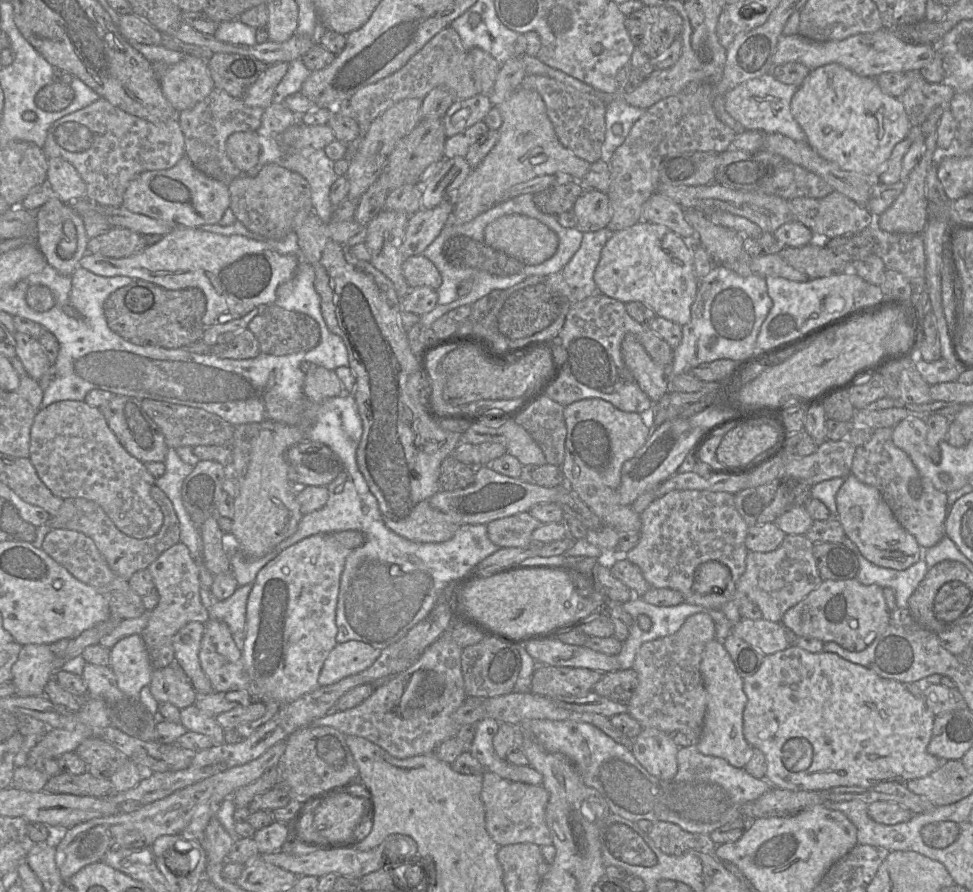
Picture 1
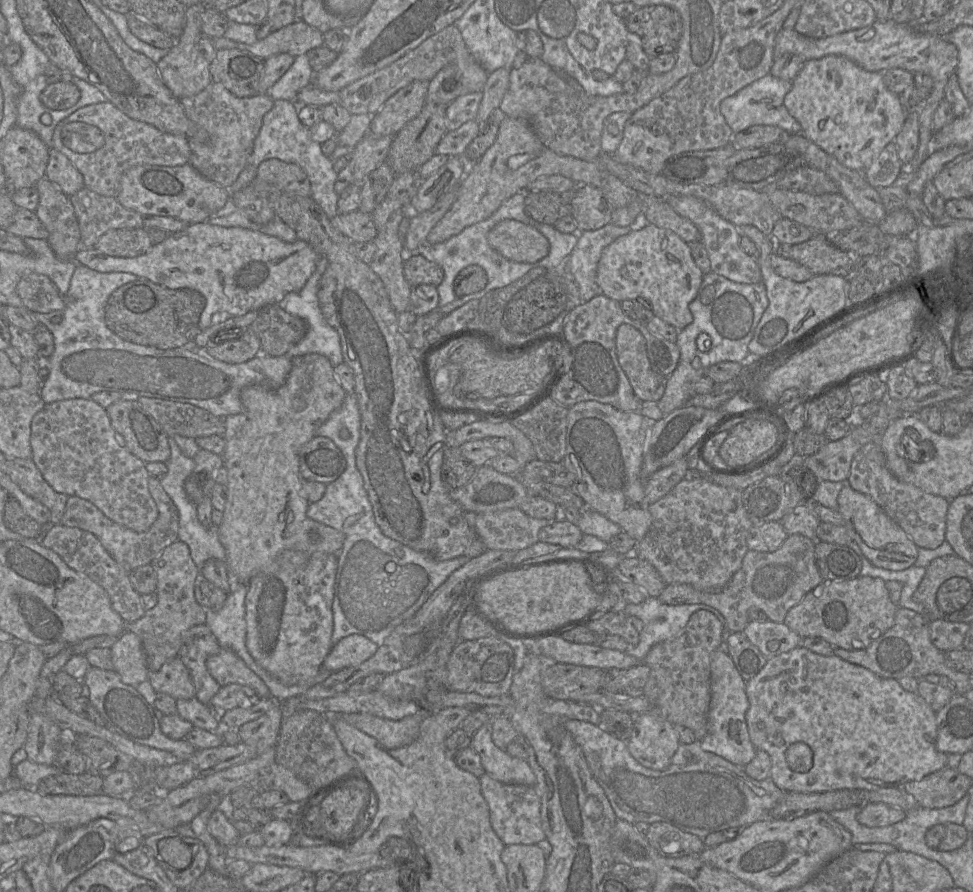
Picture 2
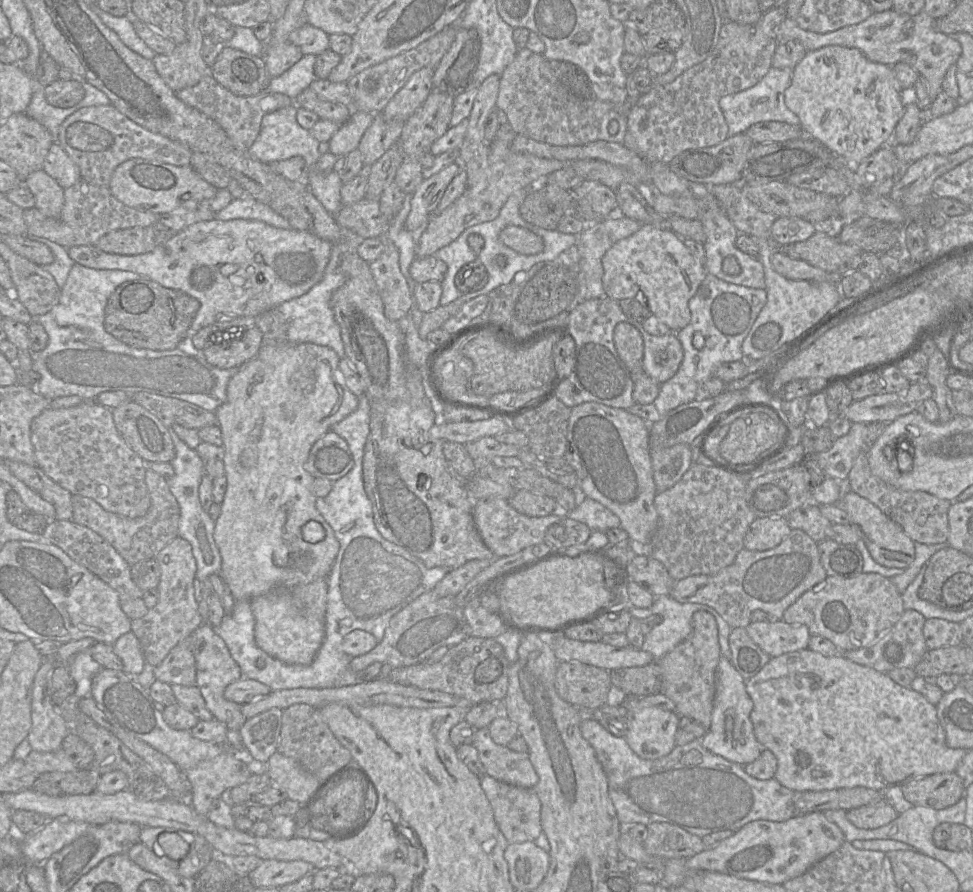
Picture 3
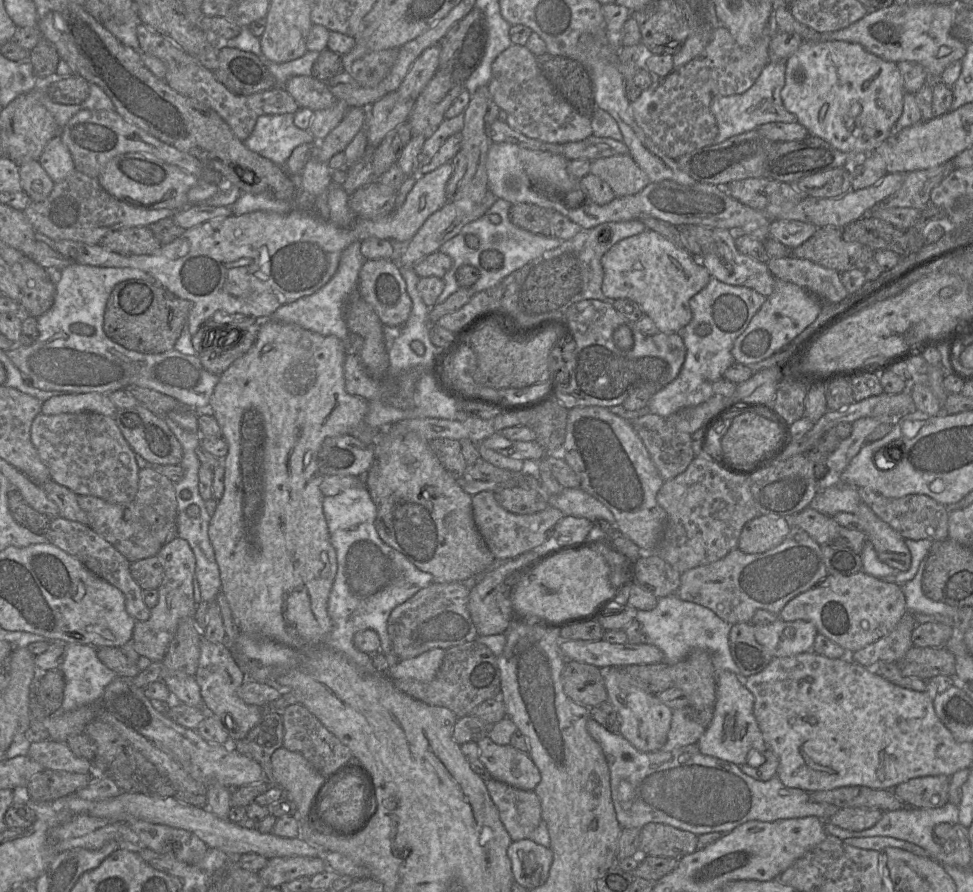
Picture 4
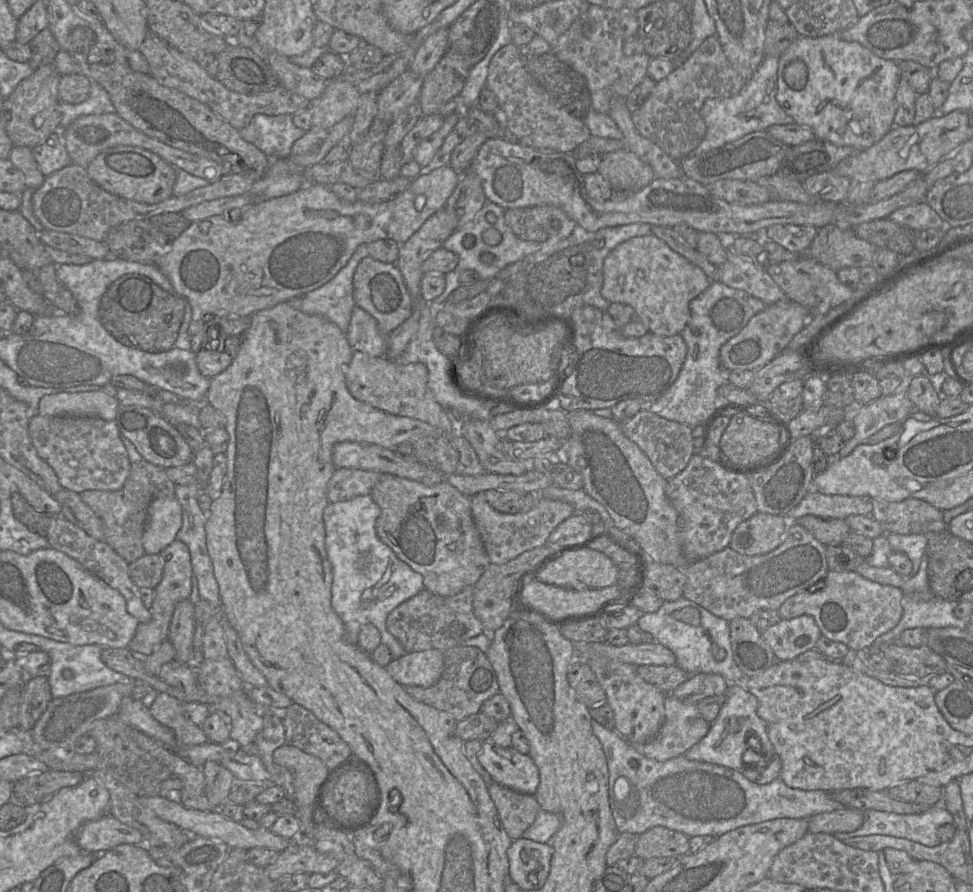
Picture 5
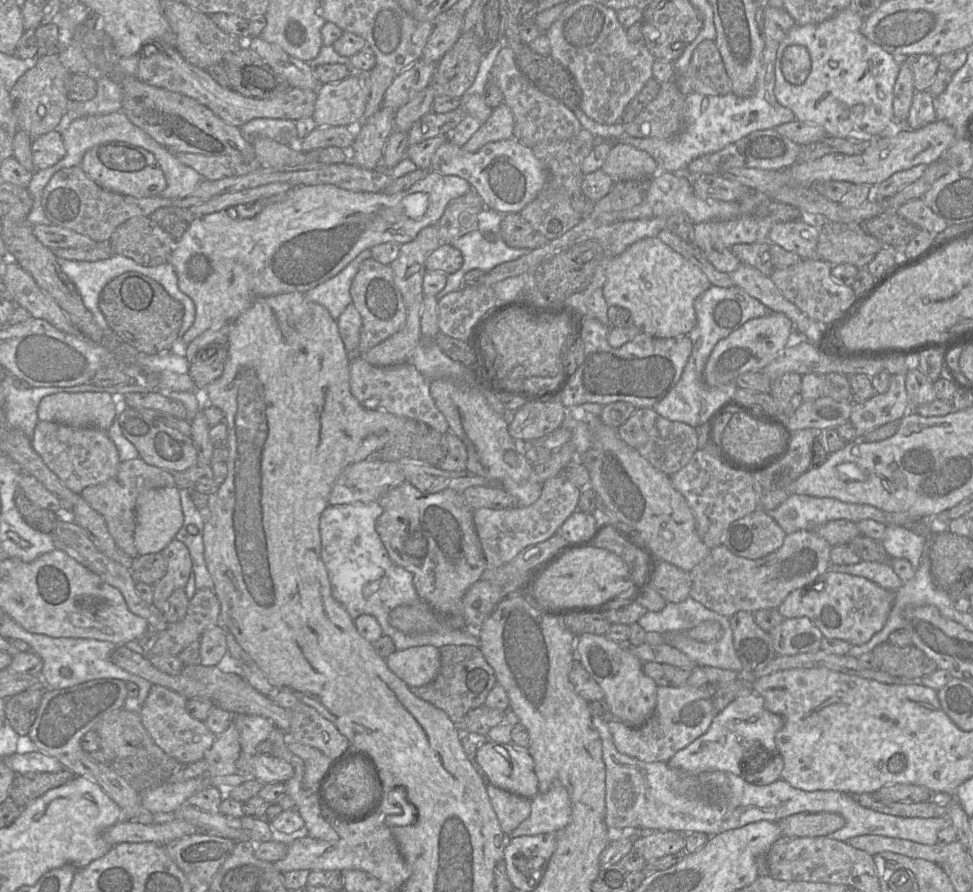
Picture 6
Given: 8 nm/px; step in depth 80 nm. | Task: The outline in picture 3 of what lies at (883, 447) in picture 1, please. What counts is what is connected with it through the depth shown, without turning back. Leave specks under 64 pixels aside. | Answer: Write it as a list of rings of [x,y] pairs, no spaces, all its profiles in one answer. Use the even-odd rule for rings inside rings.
[[[867,451],[855,458],[848,474],[851,491],[877,506],[915,542],[923,544],[945,543],[949,536],[948,510],[950,501],[939,499],[924,491],[906,491],[892,487],[871,473]]]

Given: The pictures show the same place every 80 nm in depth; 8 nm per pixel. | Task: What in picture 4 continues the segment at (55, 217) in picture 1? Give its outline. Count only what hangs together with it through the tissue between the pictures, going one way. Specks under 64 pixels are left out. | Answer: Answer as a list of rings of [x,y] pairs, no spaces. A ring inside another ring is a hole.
[[[31,160],[19,165],[22,191],[32,201],[45,200],[53,190],[54,181],[46,173],[39,161]]]

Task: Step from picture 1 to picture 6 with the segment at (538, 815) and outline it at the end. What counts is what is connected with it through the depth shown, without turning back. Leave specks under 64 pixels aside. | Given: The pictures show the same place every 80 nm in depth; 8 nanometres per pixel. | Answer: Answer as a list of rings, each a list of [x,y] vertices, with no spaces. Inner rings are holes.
[[[487,785],[487,794],[502,831],[511,834],[531,812],[531,799],[527,799],[494,785]]]

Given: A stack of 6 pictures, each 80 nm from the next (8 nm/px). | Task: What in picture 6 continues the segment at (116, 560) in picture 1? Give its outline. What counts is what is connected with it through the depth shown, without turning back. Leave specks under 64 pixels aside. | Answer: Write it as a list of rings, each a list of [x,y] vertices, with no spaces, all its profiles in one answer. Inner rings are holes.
[[[140,457],[121,461],[116,474],[107,481],[84,488],[80,495],[106,522],[107,528],[116,545],[128,556],[135,559],[138,552],[134,542],[136,528],[135,506],[139,495],[150,489],[176,486],[172,472],[149,465]]]

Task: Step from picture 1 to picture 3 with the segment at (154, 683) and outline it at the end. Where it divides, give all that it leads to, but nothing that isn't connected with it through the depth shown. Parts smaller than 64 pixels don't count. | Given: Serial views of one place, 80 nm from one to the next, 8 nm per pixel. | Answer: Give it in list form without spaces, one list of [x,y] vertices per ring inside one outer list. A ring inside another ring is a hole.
[[[189,638],[171,649],[160,666],[154,669],[154,676],[169,685],[196,686],[196,663]]]

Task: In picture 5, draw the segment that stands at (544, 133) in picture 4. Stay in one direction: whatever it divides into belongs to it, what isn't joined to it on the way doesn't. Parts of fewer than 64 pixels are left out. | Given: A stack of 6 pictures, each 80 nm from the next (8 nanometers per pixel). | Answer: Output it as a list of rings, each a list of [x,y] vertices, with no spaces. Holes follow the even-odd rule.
[[[513,43],[503,46],[491,59],[486,87],[495,94],[499,107],[507,115],[508,133],[515,141],[525,147],[531,147],[540,152],[573,152],[591,136],[589,128],[583,119],[568,113],[532,78],[525,68],[522,49]]]

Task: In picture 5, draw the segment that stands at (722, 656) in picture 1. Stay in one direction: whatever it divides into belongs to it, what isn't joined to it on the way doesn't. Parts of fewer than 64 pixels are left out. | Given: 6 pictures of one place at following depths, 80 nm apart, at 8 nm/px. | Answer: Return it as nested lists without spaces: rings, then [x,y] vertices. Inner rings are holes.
[[[729,684],[725,694],[726,701],[716,719],[711,723],[708,733],[684,754],[685,757],[689,760],[717,764],[739,771],[745,764],[752,765],[751,755],[754,755],[754,753],[757,755],[760,753],[761,757],[765,757],[765,761],[771,758],[774,755],[774,747],[768,737],[766,723],[757,715],[757,698],[745,687],[737,684]]]

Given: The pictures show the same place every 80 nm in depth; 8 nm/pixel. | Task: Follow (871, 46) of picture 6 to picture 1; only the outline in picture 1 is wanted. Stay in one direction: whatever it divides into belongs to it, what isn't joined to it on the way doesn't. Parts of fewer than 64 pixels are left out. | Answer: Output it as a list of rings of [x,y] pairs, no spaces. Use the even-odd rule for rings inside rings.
[[[837,63],[811,70],[794,93],[790,110],[805,132],[808,144],[821,157],[868,177],[880,172],[895,145],[908,136],[911,127],[902,101],[884,93],[876,77],[859,76]]]

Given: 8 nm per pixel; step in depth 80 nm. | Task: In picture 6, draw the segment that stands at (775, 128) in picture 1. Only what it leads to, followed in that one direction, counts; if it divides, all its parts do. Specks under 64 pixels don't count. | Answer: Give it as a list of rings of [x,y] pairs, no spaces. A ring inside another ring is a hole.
[[[765,41],[761,66],[757,74],[755,91],[751,96],[739,97],[733,93],[719,96],[707,96],[692,92],[685,98],[685,126],[672,138],[624,138],[624,142],[647,152],[657,162],[660,171],[678,173],[690,180],[693,176],[687,171],[688,165],[696,158],[722,150],[754,131],[775,128],[781,124],[794,121],[794,113],[776,100],[775,63],[778,44]]]

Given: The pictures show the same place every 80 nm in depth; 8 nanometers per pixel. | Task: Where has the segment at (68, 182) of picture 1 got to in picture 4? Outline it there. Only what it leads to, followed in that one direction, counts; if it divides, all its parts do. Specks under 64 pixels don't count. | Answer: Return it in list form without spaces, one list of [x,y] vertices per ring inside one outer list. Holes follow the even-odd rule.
[[[59,135],[47,143],[38,161],[54,183],[64,180],[75,170],[72,156]]]

